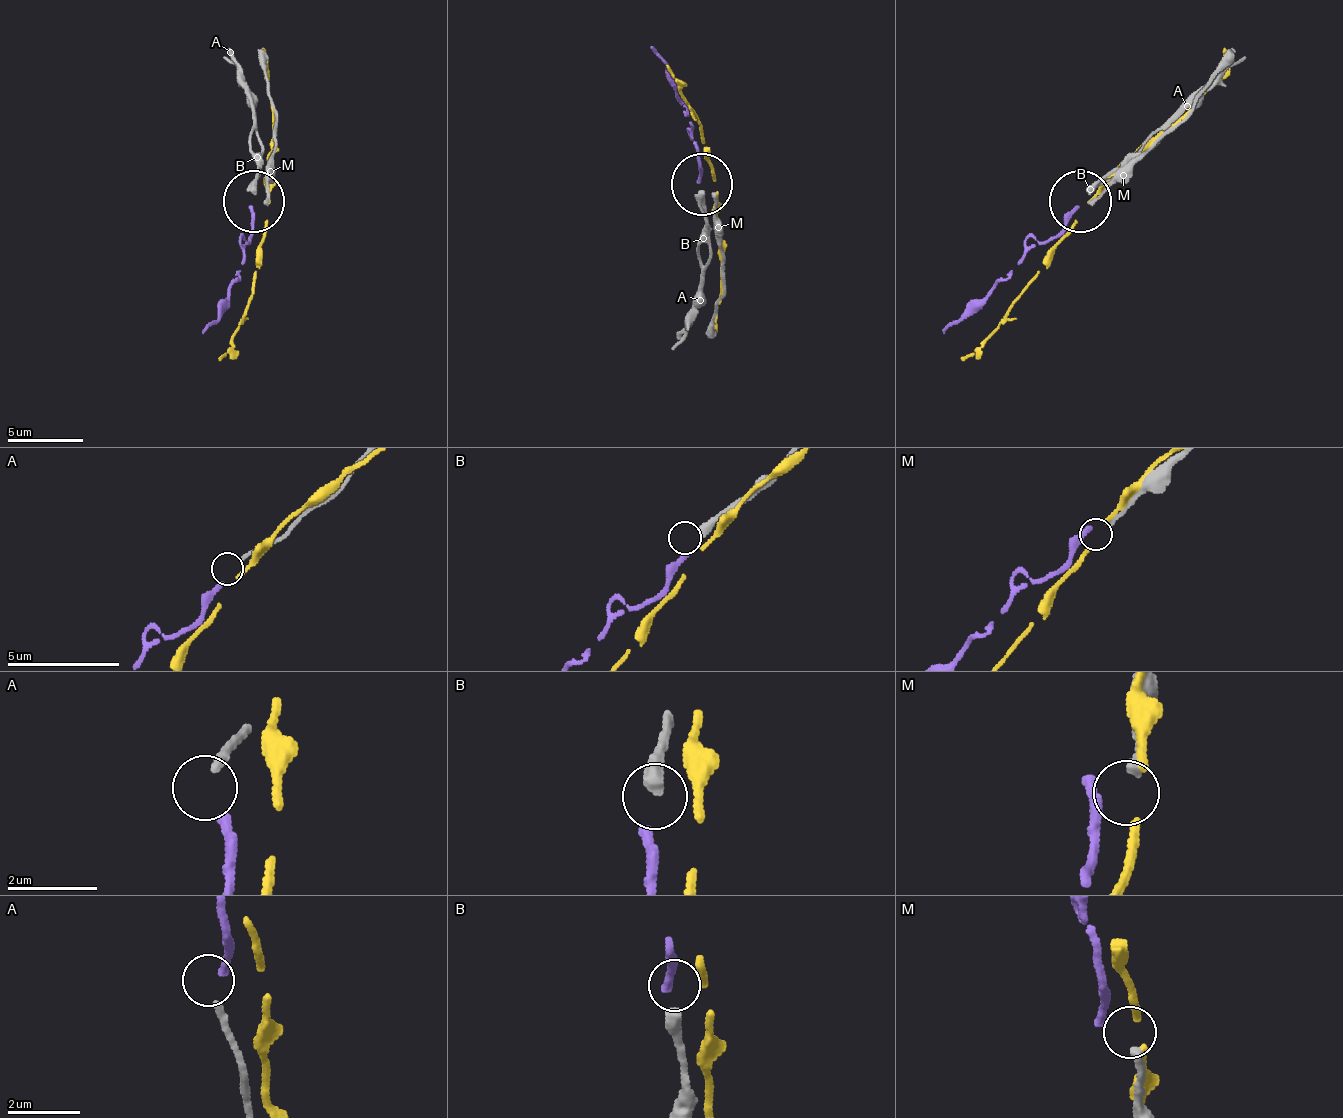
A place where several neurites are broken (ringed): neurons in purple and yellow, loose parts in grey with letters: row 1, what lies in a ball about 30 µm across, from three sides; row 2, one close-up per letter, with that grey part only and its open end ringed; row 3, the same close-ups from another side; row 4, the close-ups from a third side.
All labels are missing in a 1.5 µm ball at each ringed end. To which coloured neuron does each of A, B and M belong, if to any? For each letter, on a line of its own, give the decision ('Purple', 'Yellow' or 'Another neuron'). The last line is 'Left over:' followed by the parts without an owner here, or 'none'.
A: Another neuron
B: Purple
M: Another neuron
Left over: A, M

